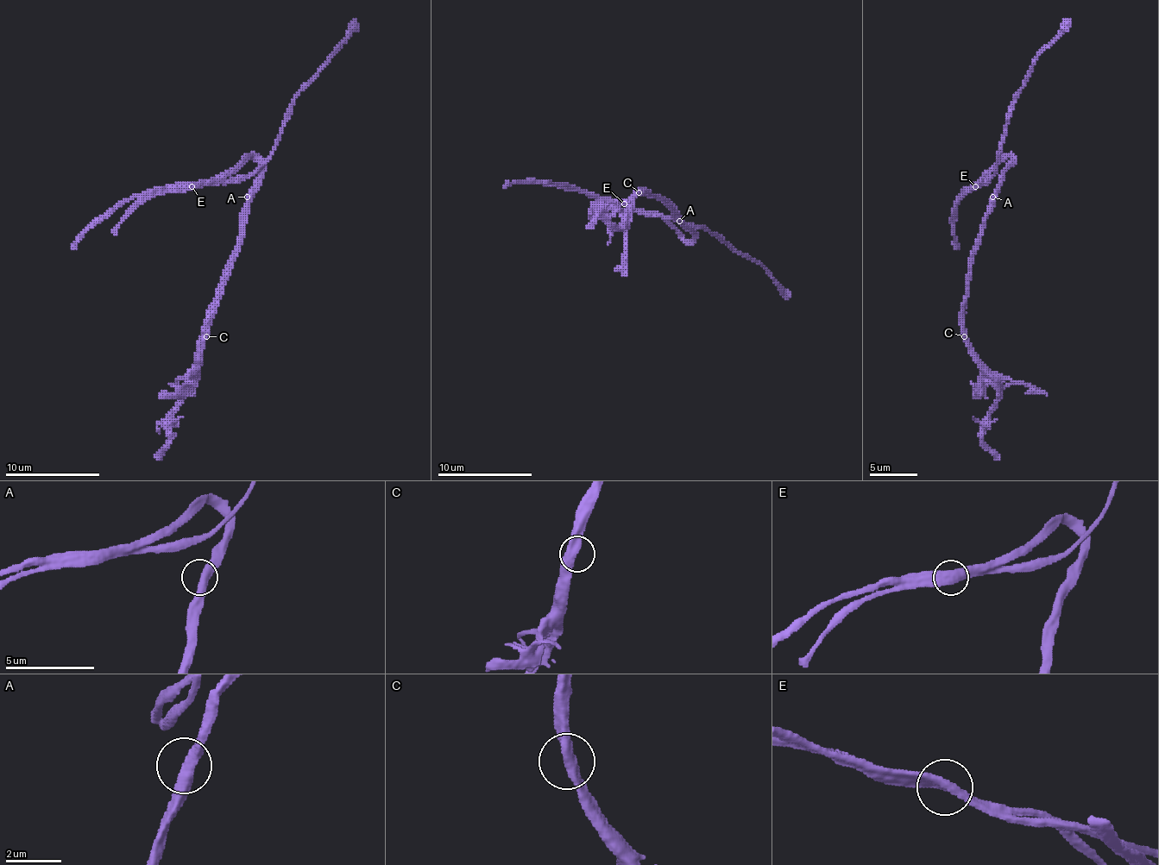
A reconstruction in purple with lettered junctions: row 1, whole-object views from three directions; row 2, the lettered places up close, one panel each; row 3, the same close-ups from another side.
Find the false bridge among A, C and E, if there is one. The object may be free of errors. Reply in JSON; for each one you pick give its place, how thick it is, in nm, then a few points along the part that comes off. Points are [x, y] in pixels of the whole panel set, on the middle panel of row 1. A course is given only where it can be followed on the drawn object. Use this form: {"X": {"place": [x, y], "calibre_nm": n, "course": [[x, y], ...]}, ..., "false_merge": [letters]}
{"E": {"place": [624, 203], "calibre_nm": 440, "course": [[624, 204], [645, 214], [671, 216], [683, 223], [702, 226], [735, 252], [759, 264], [788, 299]]}, "false_merge": ["E"]}

